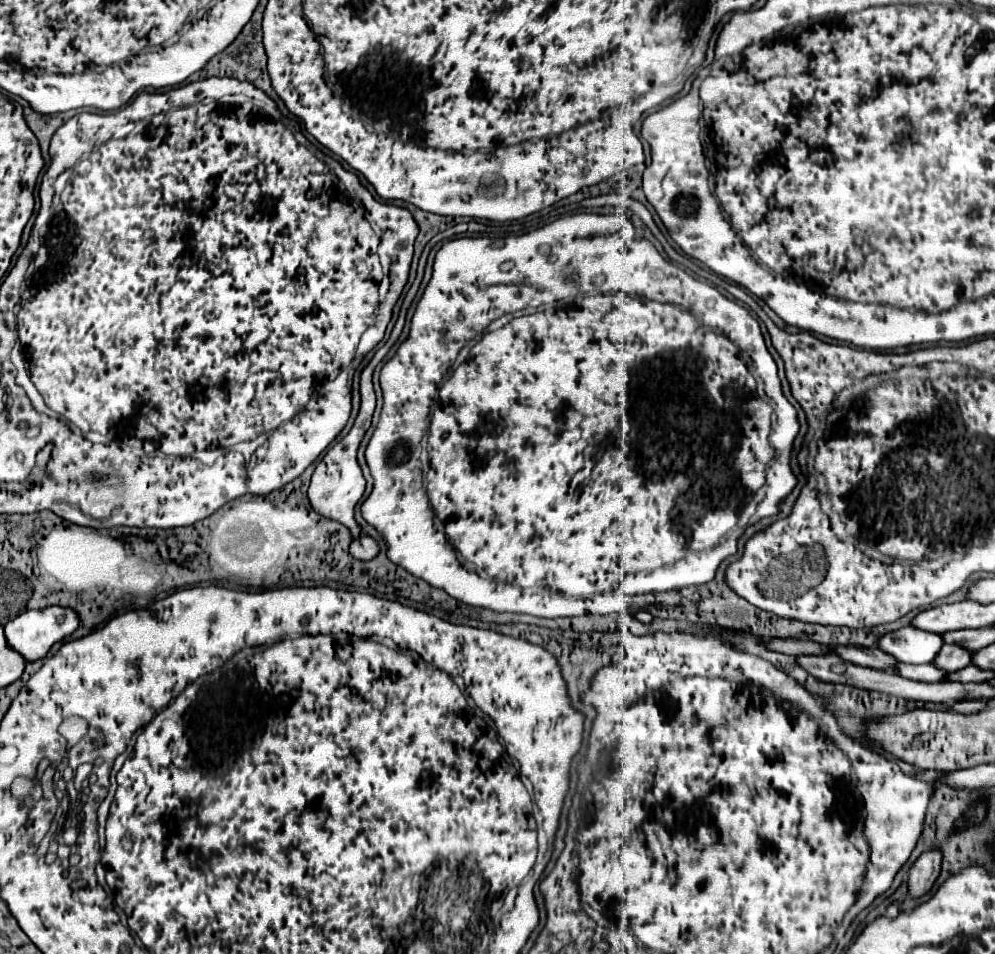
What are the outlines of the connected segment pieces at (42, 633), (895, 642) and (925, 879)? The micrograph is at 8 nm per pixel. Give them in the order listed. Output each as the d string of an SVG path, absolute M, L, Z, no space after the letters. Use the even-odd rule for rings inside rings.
M47 607L47 609L39 609L39 611L25 611L25 613L17 615L15 619L11 619L5 625L5 639L7 639L7 645L11 649L15 649L25 661L33 663L37 659L43 659L53 643L61 641L63 637L69 637L77 627L79 627L79 617L73 609Z
M909 625L879 637L877 647L901 663L929 663L943 647L943 641L941 635L919 631Z
M931 849L915 861L915 865L911 867L911 873L909 873L909 895L911 897L921 897L933 887L935 879L939 877L939 871L941 871L941 859L943 859L941 851Z

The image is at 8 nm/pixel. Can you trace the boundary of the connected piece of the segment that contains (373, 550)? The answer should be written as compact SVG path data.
M359 535L359 537L355 537L355 539L351 541L349 551L351 551L351 555L353 555L355 559L367 561L367 559L373 559L373 557L379 553L379 547L377 547L375 539L371 539L369 535Z

